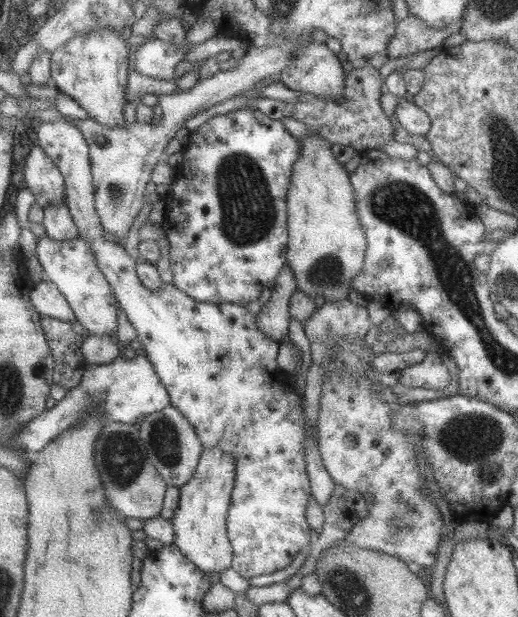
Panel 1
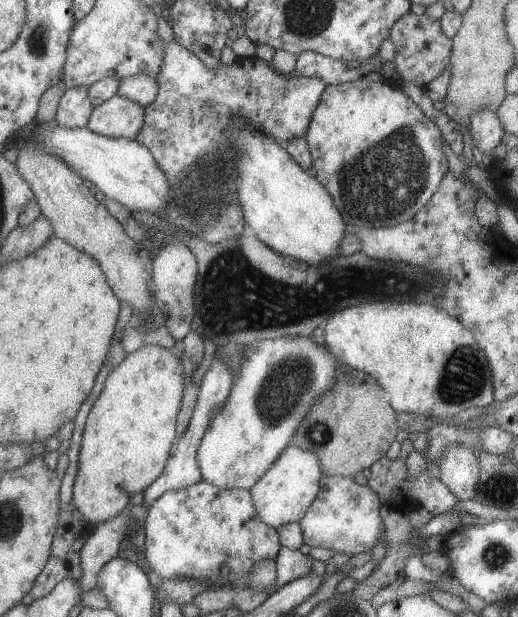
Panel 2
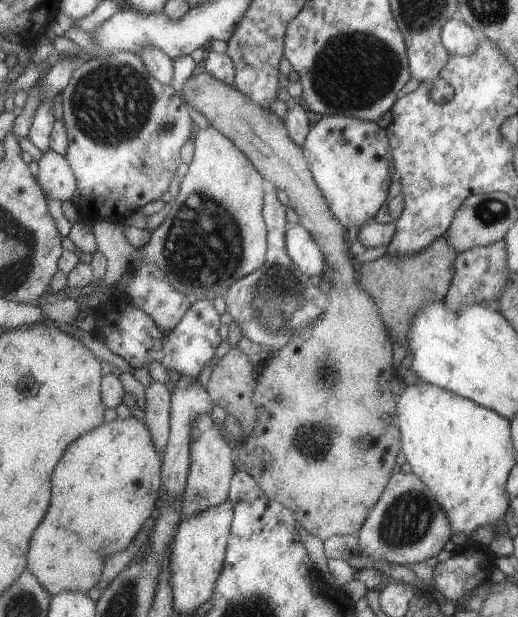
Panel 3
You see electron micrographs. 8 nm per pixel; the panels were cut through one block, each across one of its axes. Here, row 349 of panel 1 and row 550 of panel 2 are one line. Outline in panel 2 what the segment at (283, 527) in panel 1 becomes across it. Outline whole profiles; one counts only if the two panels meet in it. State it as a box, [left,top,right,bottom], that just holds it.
[144,480,280,590]

